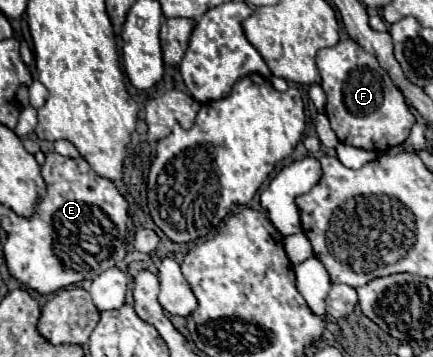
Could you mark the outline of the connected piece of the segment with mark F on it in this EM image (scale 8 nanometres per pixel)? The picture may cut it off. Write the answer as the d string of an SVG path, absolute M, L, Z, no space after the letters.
M346 38L336 46L322 48L316 56L316 64L322 76L320 86L326 92L326 116L340 142L364 150L384 152L402 144L410 136L414 116L404 100L404 94L378 64L376 56L368 54L352 38Z

